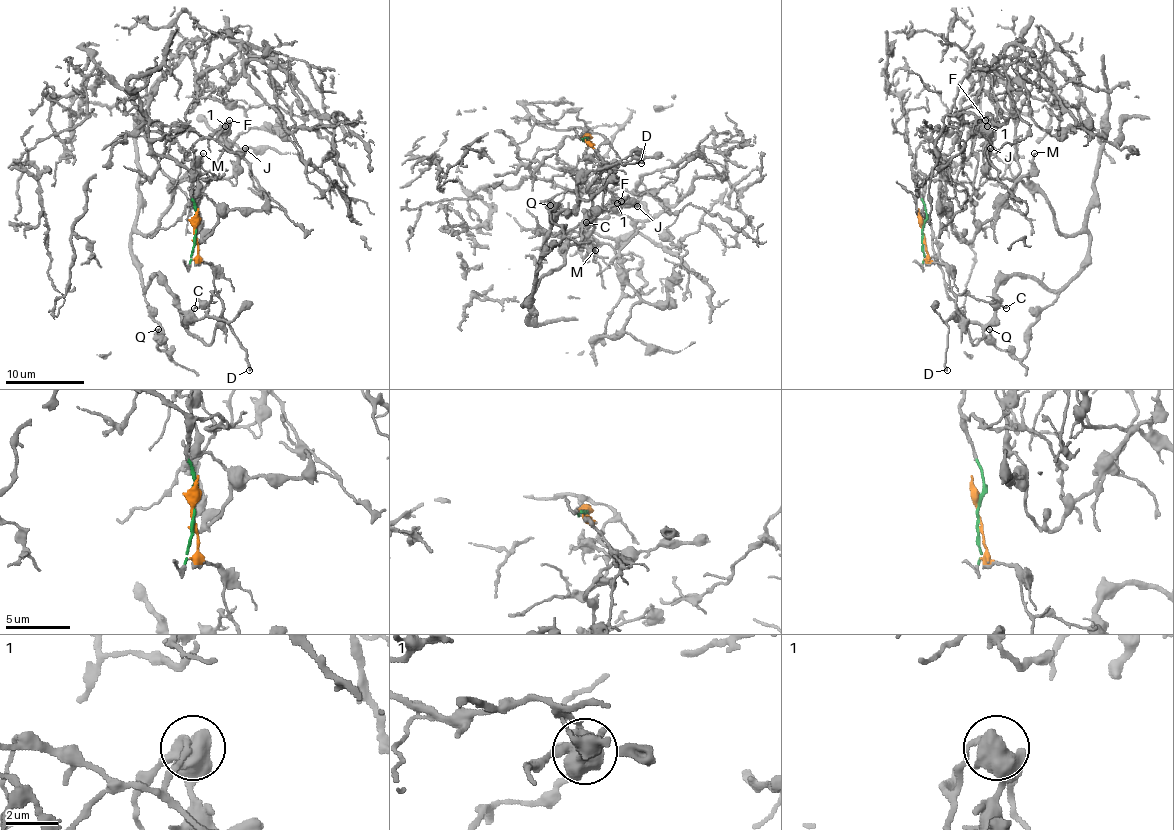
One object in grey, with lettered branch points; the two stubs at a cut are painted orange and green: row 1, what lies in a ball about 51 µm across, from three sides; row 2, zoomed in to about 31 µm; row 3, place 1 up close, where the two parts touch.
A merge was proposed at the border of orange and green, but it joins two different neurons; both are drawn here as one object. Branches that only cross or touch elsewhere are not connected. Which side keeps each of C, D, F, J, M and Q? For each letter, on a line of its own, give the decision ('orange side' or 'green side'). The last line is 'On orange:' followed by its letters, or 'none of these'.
C: orange side
D: orange side
F: orange side
J: orange side
M: orange side
Q: orange side
On orange: C, D, F, J, M, Q

